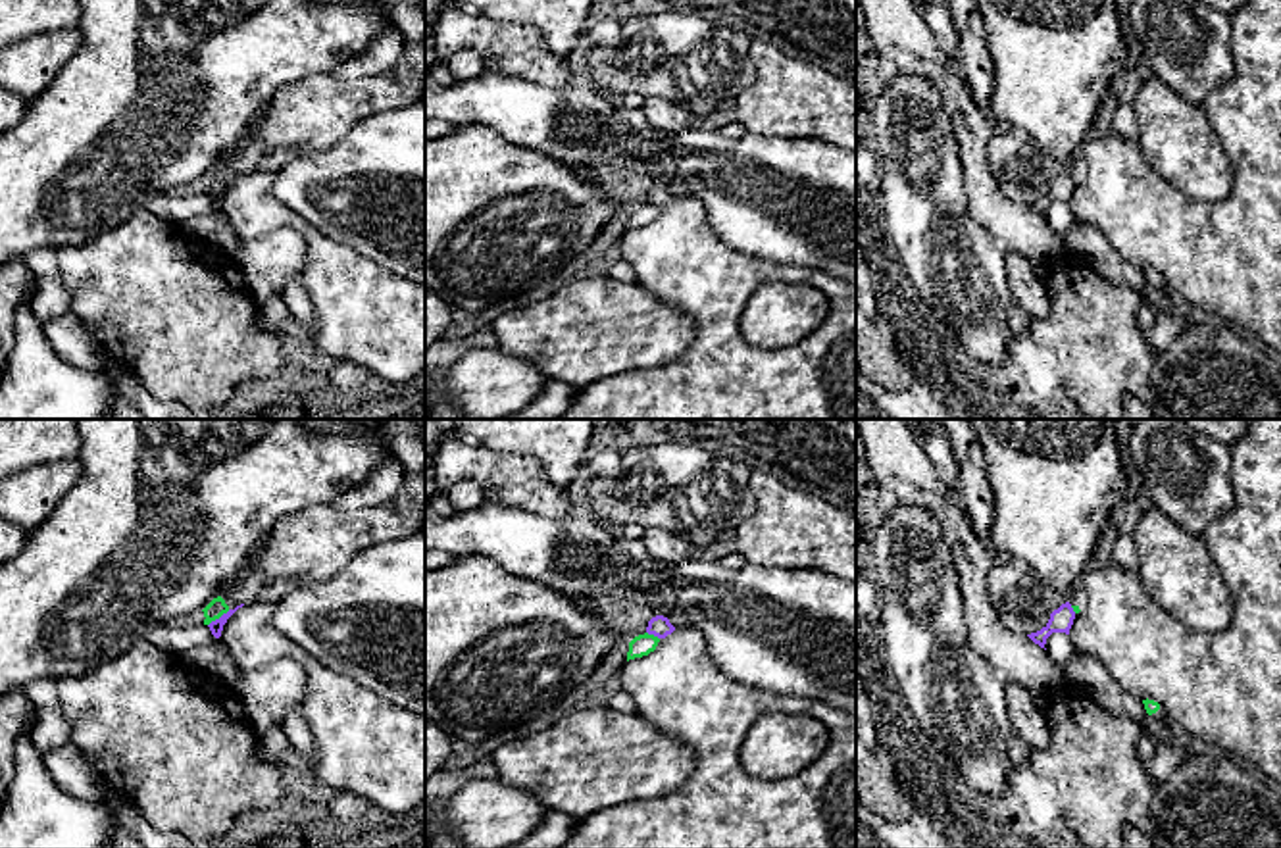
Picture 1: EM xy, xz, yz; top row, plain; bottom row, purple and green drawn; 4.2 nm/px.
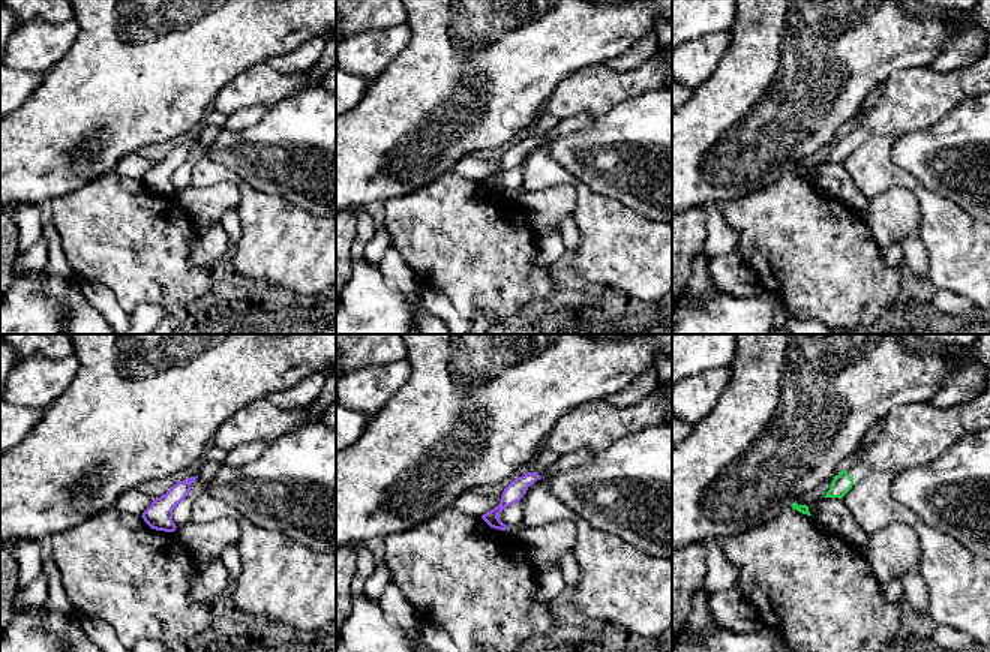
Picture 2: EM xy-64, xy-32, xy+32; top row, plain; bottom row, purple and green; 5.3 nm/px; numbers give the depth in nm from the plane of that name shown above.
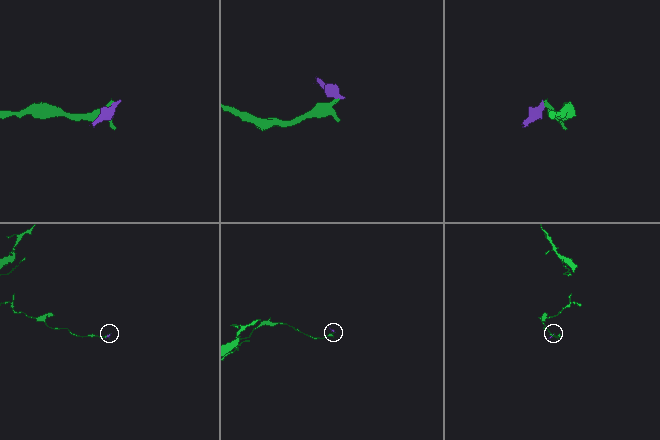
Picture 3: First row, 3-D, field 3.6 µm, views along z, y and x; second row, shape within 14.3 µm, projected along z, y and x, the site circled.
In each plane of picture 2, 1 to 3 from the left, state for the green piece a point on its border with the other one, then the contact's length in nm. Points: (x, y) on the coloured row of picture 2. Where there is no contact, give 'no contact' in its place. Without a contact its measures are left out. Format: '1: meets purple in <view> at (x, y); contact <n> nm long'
1: no contact
2: no contact
3: no contact

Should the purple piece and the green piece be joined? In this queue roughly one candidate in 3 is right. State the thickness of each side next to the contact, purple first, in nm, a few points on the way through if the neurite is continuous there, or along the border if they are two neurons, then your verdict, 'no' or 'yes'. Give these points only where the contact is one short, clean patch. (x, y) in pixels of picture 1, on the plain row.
60 nm thick on the purple side, 80 nm on the other; border along xy (229, 179), (208, 195); no

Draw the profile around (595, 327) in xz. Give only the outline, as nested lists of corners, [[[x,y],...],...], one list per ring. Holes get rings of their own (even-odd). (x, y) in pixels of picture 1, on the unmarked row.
[[[596,275],[564,285],[540,302],[506,312],[492,321],[496,348],[527,358],[554,381],[577,390],[629,369],[658,367],[679,358],[696,338],[696,323],[679,308],[656,298],[637,281]]]

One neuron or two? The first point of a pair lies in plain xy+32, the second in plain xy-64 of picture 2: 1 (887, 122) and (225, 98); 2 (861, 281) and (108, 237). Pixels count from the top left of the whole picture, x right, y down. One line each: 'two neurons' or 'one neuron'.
1: one neuron
2: one neuron

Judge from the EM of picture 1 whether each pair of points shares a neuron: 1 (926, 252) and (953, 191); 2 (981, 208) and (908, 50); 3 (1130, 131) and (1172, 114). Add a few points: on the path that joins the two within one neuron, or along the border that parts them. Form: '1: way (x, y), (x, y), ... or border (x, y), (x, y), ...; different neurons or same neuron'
1: way (926, 237), (926, 214), (937, 202); same neuron
2: way (974, 166), (974, 129), (949, 83); same neuron
3: border (1130, 104), (1139, 139); different neurons

